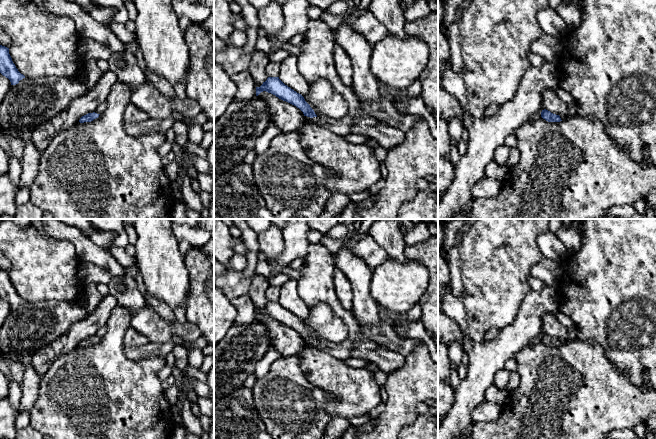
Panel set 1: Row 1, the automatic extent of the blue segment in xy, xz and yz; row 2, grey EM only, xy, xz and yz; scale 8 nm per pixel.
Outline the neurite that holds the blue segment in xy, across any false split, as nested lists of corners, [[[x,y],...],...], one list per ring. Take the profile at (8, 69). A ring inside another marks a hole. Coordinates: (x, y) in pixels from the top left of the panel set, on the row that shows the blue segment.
[[[0,45],[0,73],[10,80],[11,85],[16,85],[25,78],[13,63],[9,48],[2,45]]]

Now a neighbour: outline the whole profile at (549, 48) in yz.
[[[542,34],[531,45],[531,52],[542,57],[545,62],[558,62],[562,53],[561,40]]]

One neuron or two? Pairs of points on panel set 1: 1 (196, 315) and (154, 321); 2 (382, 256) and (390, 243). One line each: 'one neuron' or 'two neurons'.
1: two neurons
2: two neurons

